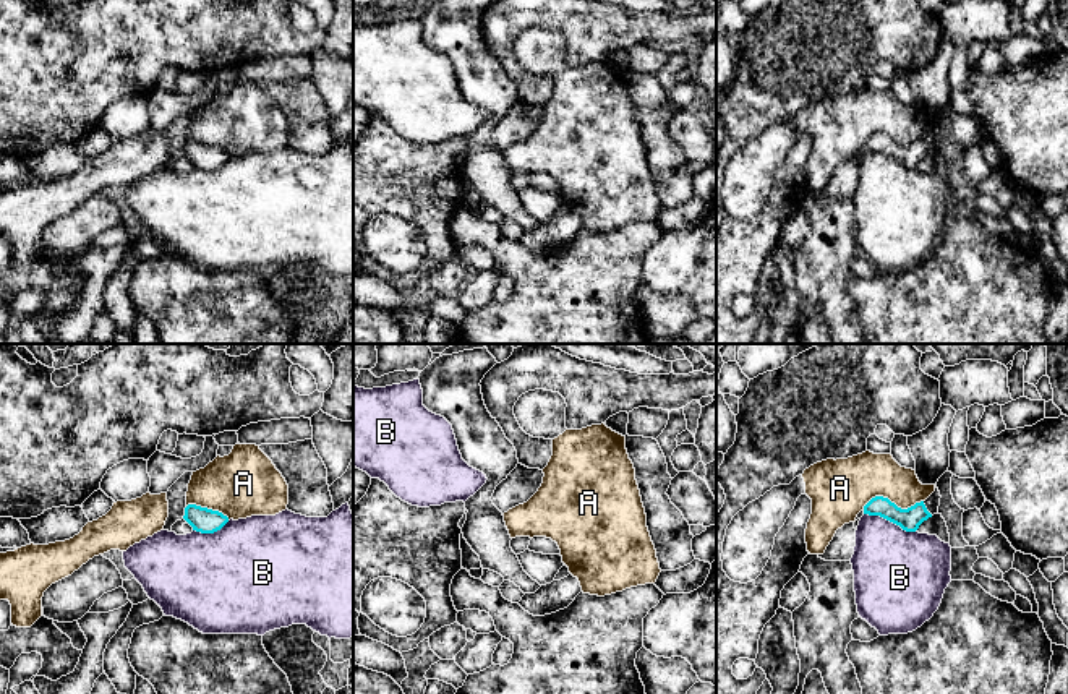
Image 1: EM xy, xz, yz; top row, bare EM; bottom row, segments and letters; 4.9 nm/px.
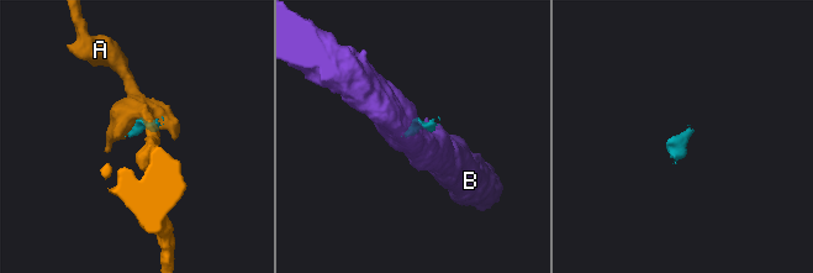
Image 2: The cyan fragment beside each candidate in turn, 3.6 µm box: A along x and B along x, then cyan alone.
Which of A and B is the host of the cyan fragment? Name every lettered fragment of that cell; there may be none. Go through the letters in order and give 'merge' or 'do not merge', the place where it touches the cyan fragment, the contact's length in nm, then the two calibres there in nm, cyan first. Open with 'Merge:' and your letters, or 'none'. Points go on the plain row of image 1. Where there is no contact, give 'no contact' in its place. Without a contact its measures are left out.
Merge: none
A: do not merge; contact yz (892, 140); length 300 nm; calibres 120 and 280 nm
B: do not merge; contact yz (890, 158); length 280 nm; calibres 120 and 420 nm

